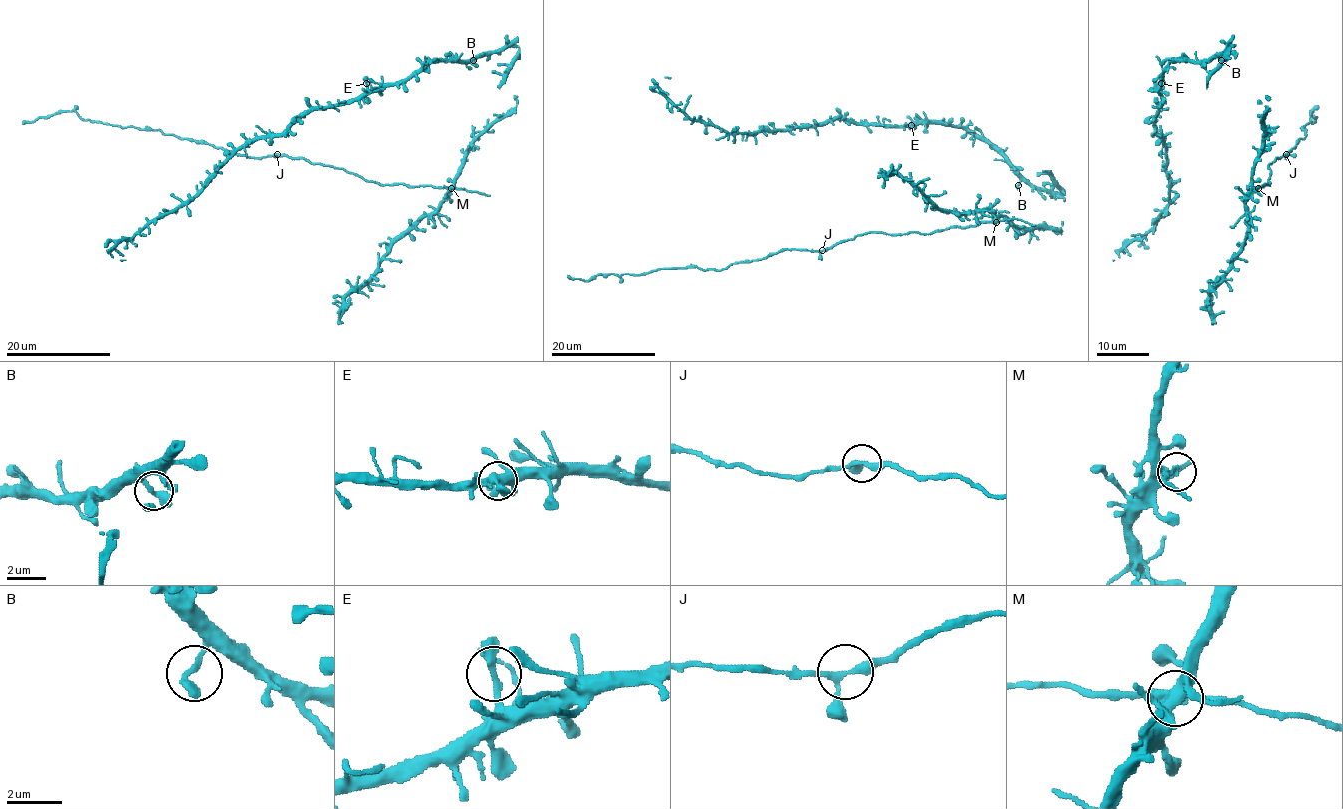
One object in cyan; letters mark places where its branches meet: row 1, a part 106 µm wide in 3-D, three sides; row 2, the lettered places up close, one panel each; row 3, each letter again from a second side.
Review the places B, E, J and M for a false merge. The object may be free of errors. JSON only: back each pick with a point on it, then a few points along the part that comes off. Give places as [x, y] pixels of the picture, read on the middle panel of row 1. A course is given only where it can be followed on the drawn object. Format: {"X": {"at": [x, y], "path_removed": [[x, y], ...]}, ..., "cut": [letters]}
{"cut": []}

